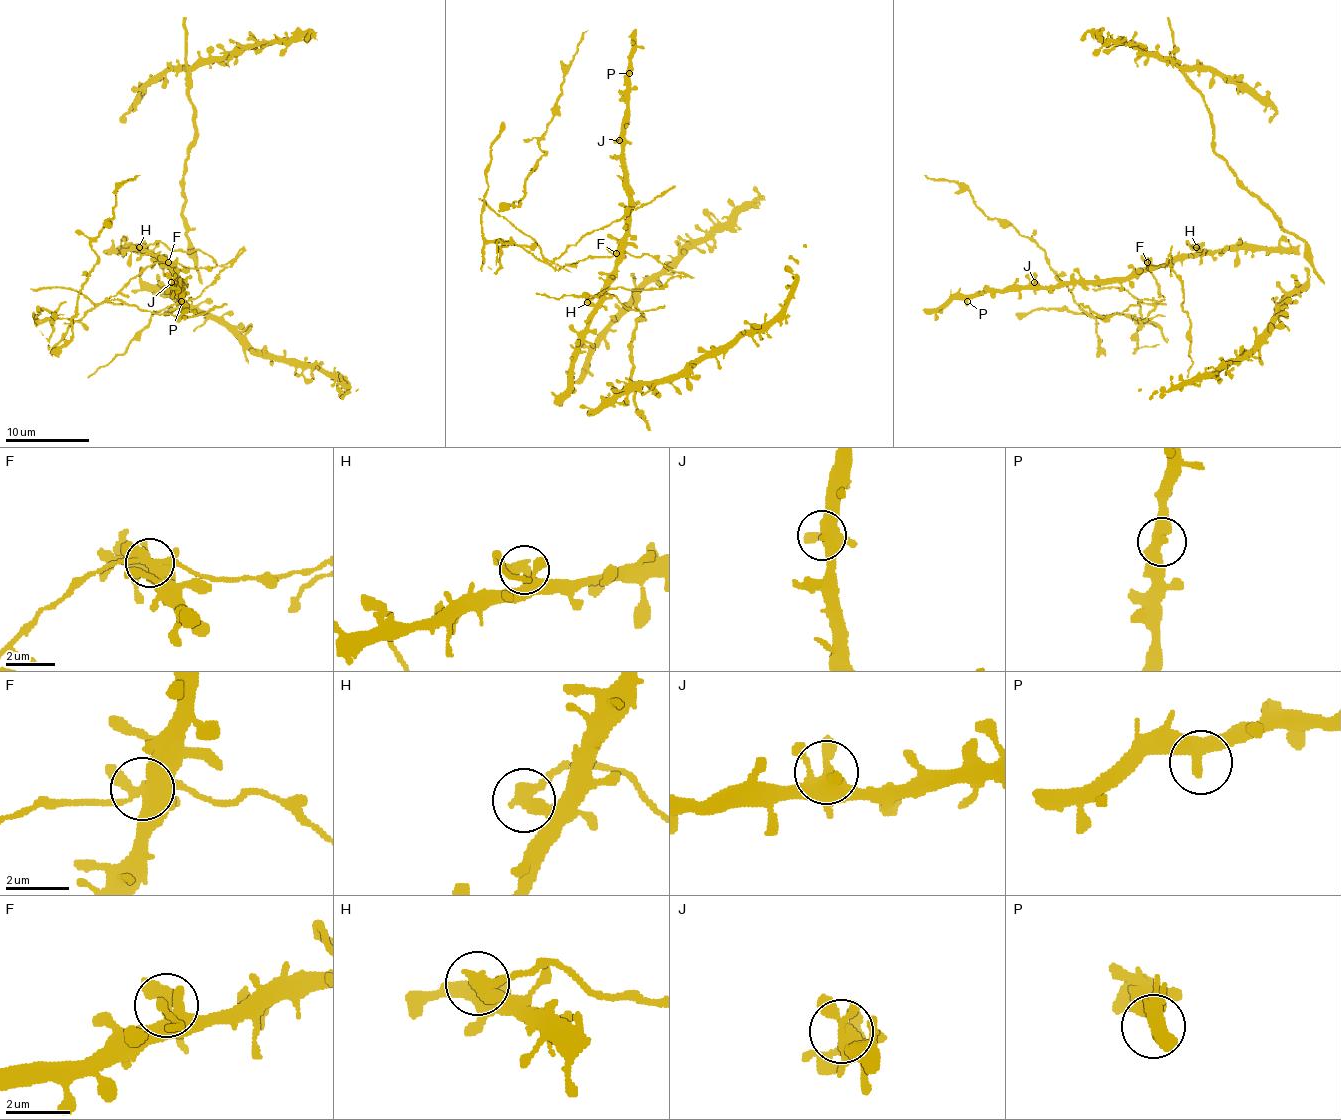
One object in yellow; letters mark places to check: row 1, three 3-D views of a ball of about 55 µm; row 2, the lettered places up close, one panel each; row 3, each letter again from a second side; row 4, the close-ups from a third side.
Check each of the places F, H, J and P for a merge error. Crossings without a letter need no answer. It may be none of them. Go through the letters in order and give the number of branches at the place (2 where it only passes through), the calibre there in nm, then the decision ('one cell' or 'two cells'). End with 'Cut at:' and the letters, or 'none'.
F: 5 branches meet; 400 nm thick; two cells
H: 2 branches meet; 400 nm thick; two cells
J: 6 branches meet; 440 nm thick; one cell
P: 2 branches meet; 440 nm thick; one cell
Cut at: F, H

